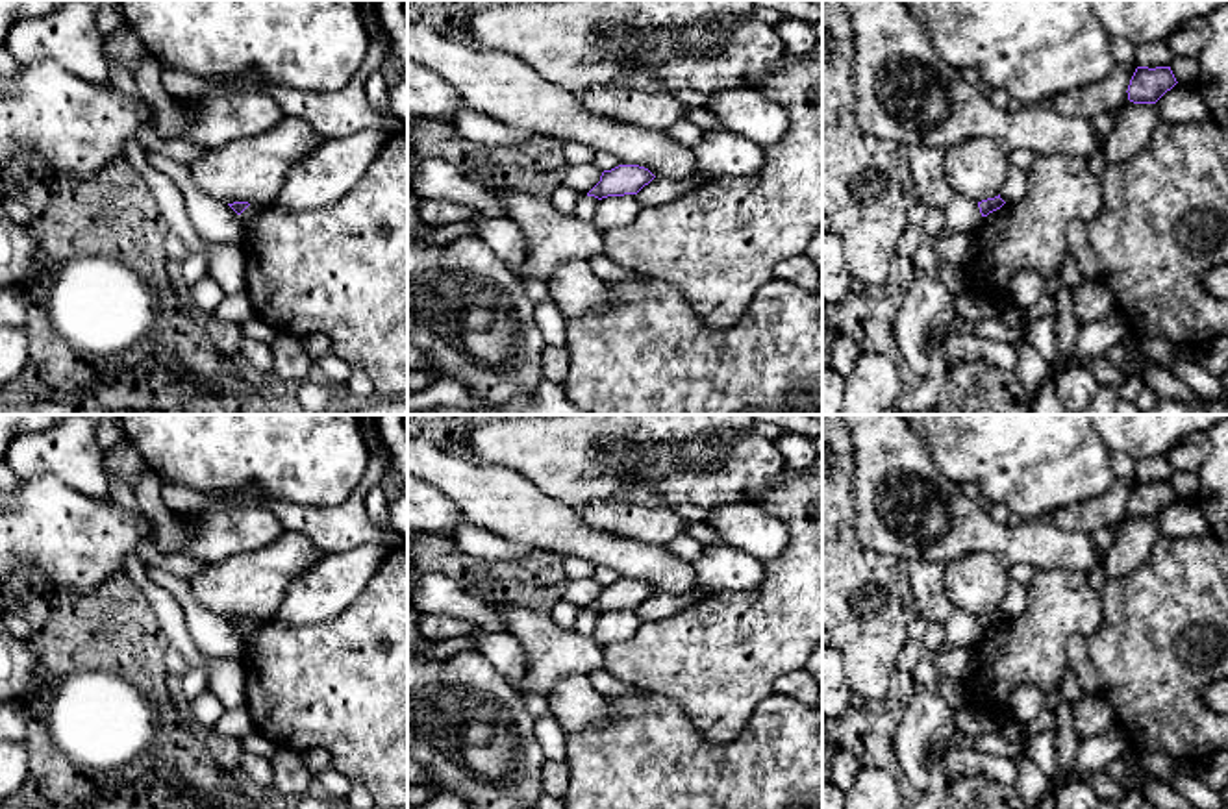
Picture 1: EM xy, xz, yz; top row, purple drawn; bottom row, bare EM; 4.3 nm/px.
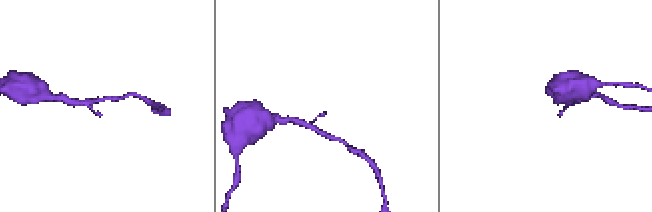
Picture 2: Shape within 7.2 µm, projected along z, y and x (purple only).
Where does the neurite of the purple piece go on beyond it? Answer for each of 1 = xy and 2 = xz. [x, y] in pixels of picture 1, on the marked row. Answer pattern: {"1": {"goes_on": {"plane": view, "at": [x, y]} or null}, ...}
{"1": {"goes_on": null}, "2": {"goes_on": null}}

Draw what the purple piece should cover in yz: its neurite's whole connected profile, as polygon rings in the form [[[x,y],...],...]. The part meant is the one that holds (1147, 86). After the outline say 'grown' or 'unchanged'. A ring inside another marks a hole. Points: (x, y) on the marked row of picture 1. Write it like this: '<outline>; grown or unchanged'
[[[1137,67],[1126,91],[1128,100],[1134,104],[1156,104],[1176,83],[1171,67]]]; unchanged

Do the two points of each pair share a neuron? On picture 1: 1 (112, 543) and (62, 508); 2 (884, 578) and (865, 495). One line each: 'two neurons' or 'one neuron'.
1: one neuron
2: two neurons

